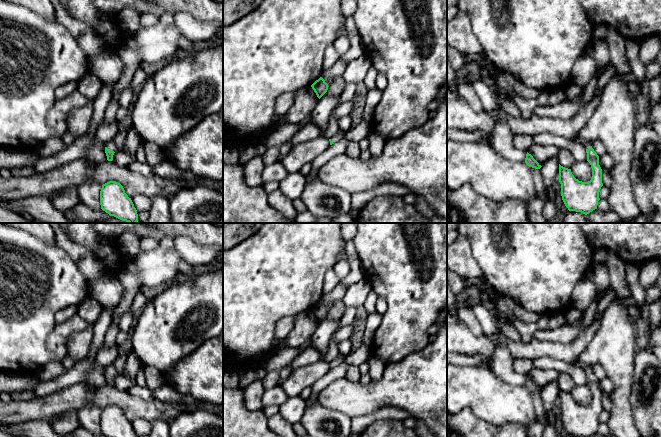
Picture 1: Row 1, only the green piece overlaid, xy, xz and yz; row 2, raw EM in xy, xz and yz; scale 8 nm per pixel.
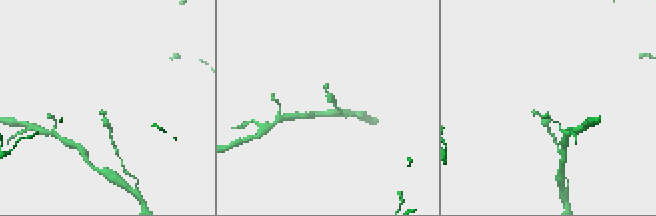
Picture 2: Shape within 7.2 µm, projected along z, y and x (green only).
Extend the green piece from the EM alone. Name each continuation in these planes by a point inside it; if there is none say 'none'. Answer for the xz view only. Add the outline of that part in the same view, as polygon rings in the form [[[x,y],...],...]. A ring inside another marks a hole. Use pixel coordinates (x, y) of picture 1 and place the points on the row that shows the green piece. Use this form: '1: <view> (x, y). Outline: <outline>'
1: xz (340, 134). Outline: [[[340,129],[340,131],[331,138],[331,141],[332,141],[333,143],[338,142],[338,141],[341,140],[342,138],[344,138],[344,133],[345,133],[345,132]]]

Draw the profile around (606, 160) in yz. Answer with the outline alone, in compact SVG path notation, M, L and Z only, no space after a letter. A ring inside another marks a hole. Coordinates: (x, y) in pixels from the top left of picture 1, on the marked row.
M608 153L599 157L599 162L603 168L613 168L614 167L614 159Z

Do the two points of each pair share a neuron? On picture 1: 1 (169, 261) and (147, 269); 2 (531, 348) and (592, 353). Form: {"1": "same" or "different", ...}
{"1": "same", "2": "different"}

